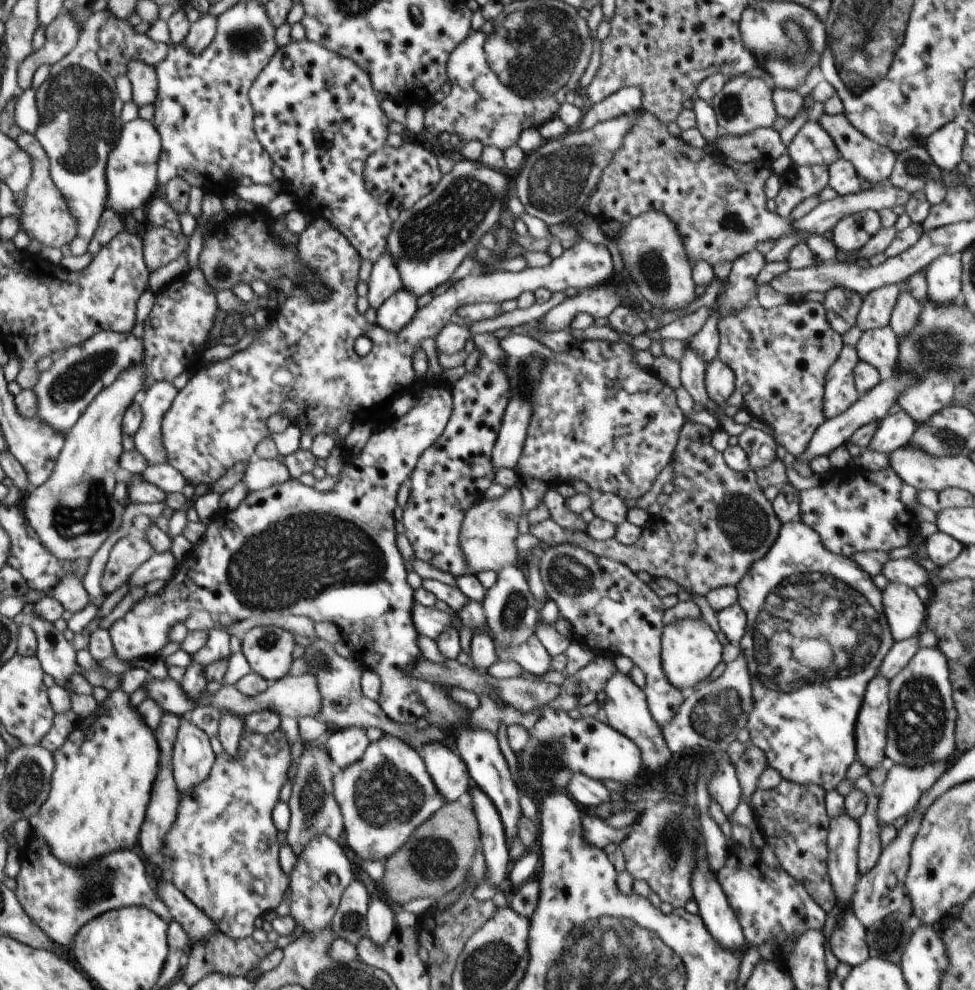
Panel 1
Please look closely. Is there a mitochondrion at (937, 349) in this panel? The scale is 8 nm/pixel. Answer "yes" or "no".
yes

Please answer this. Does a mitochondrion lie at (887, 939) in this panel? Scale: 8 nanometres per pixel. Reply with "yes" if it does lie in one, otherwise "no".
yes

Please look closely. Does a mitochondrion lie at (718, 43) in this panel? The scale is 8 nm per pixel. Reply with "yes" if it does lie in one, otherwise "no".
no

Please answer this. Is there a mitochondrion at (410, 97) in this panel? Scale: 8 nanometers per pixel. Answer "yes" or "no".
no

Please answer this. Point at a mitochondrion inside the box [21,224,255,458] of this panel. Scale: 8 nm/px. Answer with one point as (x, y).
(77, 379)

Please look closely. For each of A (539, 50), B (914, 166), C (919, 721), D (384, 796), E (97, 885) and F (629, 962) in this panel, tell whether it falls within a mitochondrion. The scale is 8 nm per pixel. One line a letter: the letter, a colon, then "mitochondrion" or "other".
A: mitochondrion
B: mitochondrion
C: mitochondrion
D: mitochondrion
E: mitochondrion
F: mitochondrion

